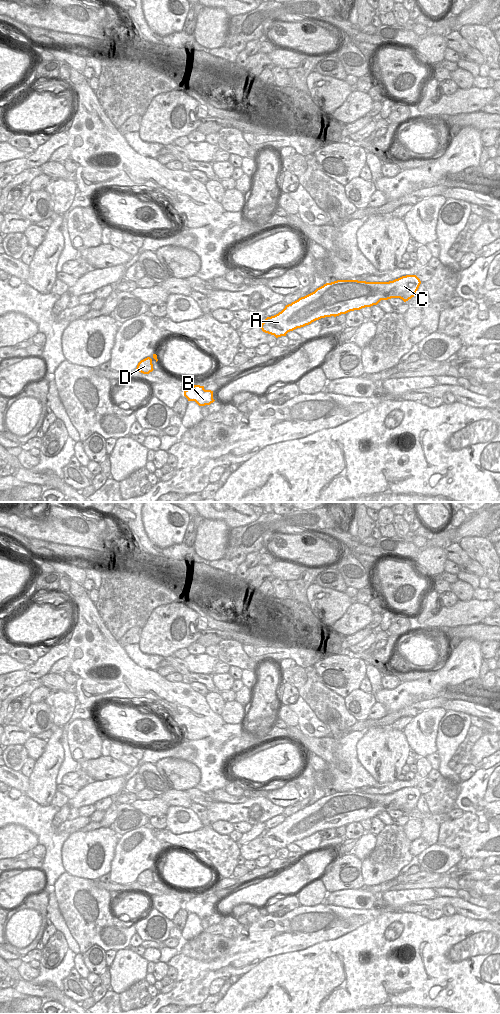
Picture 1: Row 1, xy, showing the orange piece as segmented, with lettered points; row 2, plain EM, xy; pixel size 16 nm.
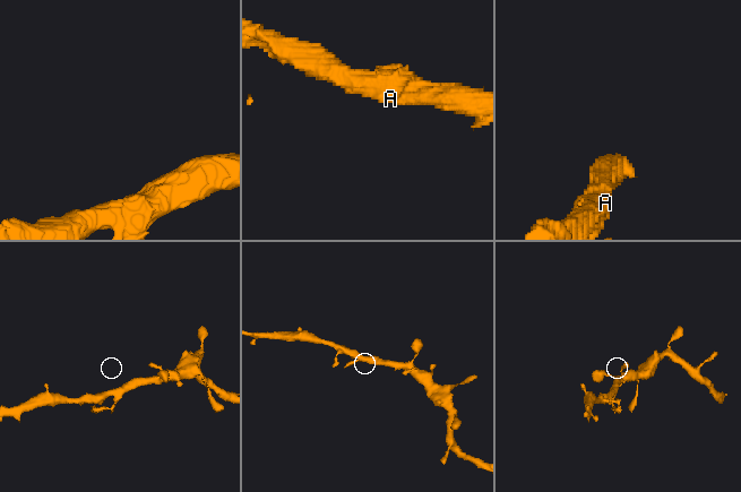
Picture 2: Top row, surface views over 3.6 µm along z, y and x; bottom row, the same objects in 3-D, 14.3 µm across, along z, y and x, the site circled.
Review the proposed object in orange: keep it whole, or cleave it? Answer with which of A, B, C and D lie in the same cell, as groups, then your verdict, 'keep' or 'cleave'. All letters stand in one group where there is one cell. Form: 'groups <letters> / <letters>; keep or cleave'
groups A B C D; keep

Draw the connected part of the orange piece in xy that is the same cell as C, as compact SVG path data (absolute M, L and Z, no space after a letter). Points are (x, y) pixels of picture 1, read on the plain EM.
M406 787L389 794L366 794L358 792L337 792L326 795L314 804L299 810L285 818L278 826L267 829L261 836L263 844L274 847L276 850L286 848L290 843L304 839L325 829L339 828L350 823L377 817L381 812L400 810L404 814L416 808L421 796L416 787Z

